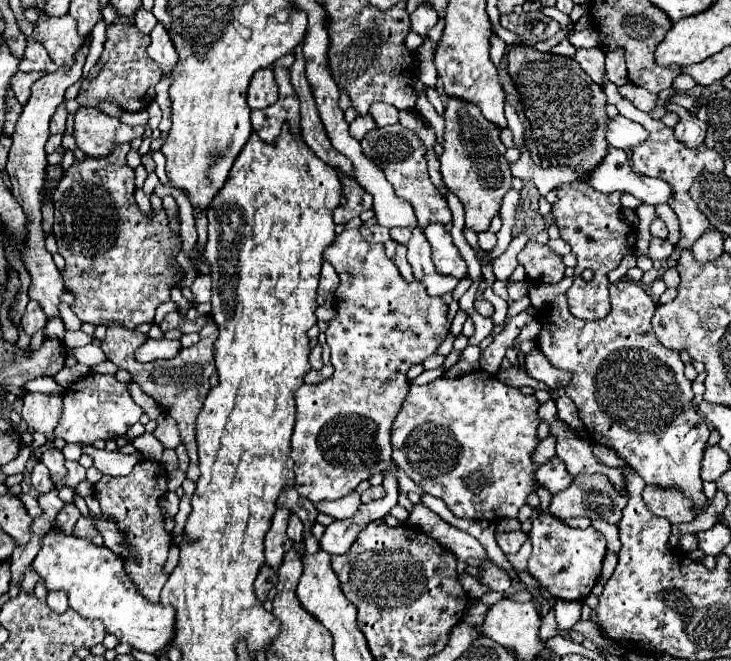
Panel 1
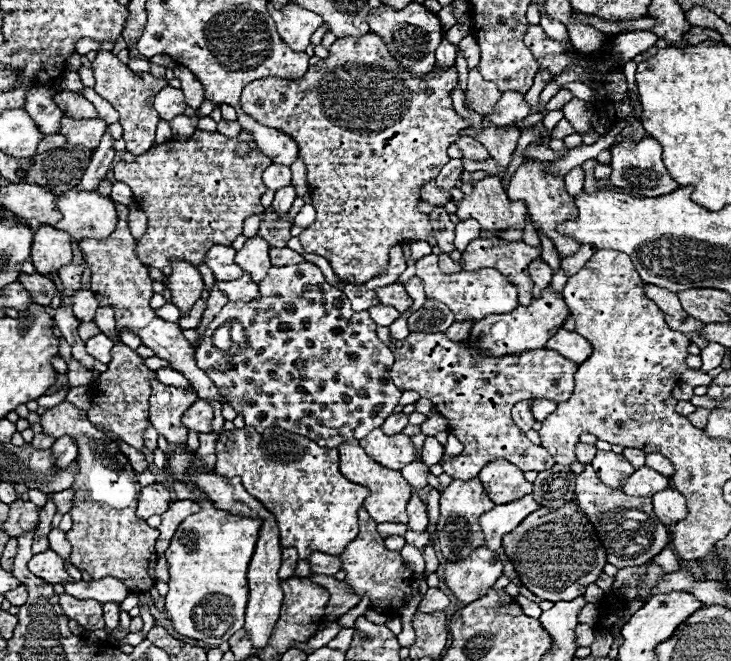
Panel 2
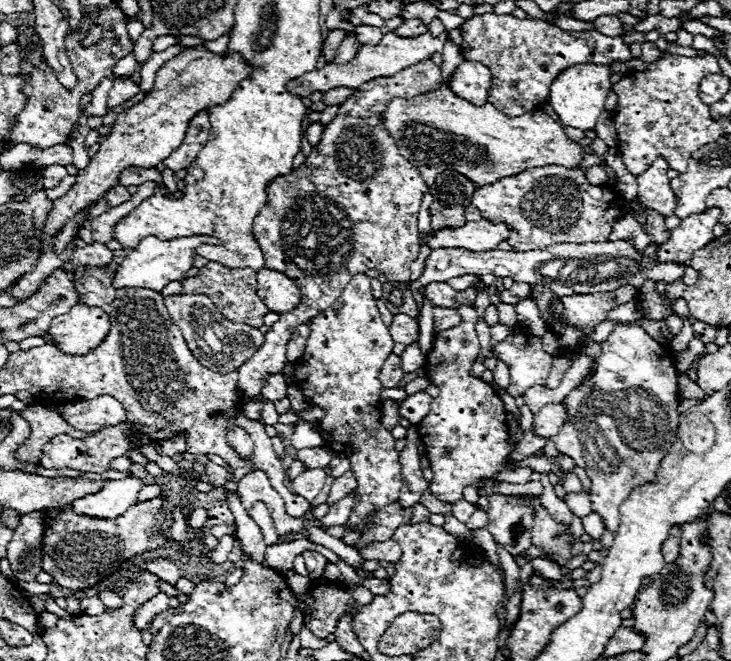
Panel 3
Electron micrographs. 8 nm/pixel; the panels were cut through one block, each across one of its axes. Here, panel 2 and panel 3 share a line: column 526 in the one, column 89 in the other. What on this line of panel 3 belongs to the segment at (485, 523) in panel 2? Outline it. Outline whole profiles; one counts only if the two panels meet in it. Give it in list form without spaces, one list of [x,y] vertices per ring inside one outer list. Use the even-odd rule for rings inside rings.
[[[124,478],[124,480],[110,480],[106,486],[80,500],[72,502],[72,510],[84,516],[96,518],[116,518],[124,514],[132,504],[136,504],[138,492],[144,488],[140,478]]]

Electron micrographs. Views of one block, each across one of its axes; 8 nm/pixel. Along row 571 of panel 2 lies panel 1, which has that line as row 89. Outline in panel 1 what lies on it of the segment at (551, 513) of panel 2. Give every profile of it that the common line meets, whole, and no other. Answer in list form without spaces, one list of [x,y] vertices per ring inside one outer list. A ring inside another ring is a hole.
[[[512,44],[506,52],[508,74],[516,84],[520,104],[530,122],[530,138],[540,158],[552,166],[566,166],[578,174],[594,172],[608,154],[606,94],[582,66],[560,54],[538,52],[526,44]]]

